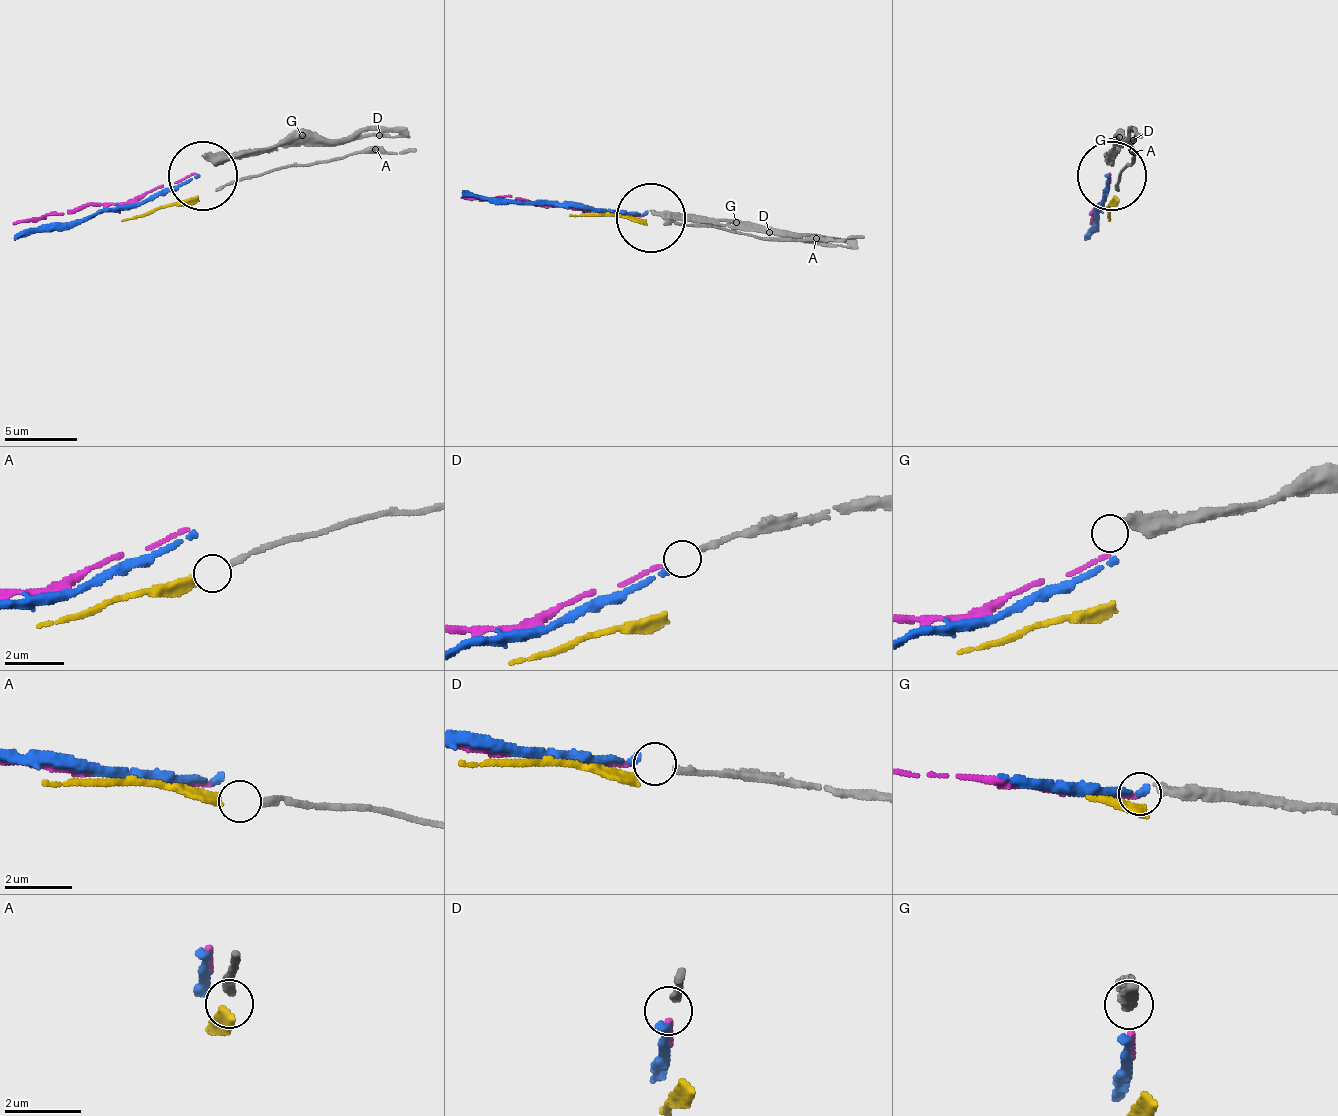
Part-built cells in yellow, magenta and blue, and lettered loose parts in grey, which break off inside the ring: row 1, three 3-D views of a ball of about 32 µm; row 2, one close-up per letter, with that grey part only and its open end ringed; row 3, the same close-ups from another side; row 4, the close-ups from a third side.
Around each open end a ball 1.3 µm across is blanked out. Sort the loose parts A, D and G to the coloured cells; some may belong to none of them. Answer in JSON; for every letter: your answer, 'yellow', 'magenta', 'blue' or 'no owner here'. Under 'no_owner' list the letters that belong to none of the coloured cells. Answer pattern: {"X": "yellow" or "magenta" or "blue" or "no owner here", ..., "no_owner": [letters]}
{"A": "yellow", "D": "magenta", "G": "no owner here", "no_owner": ["G"]}

